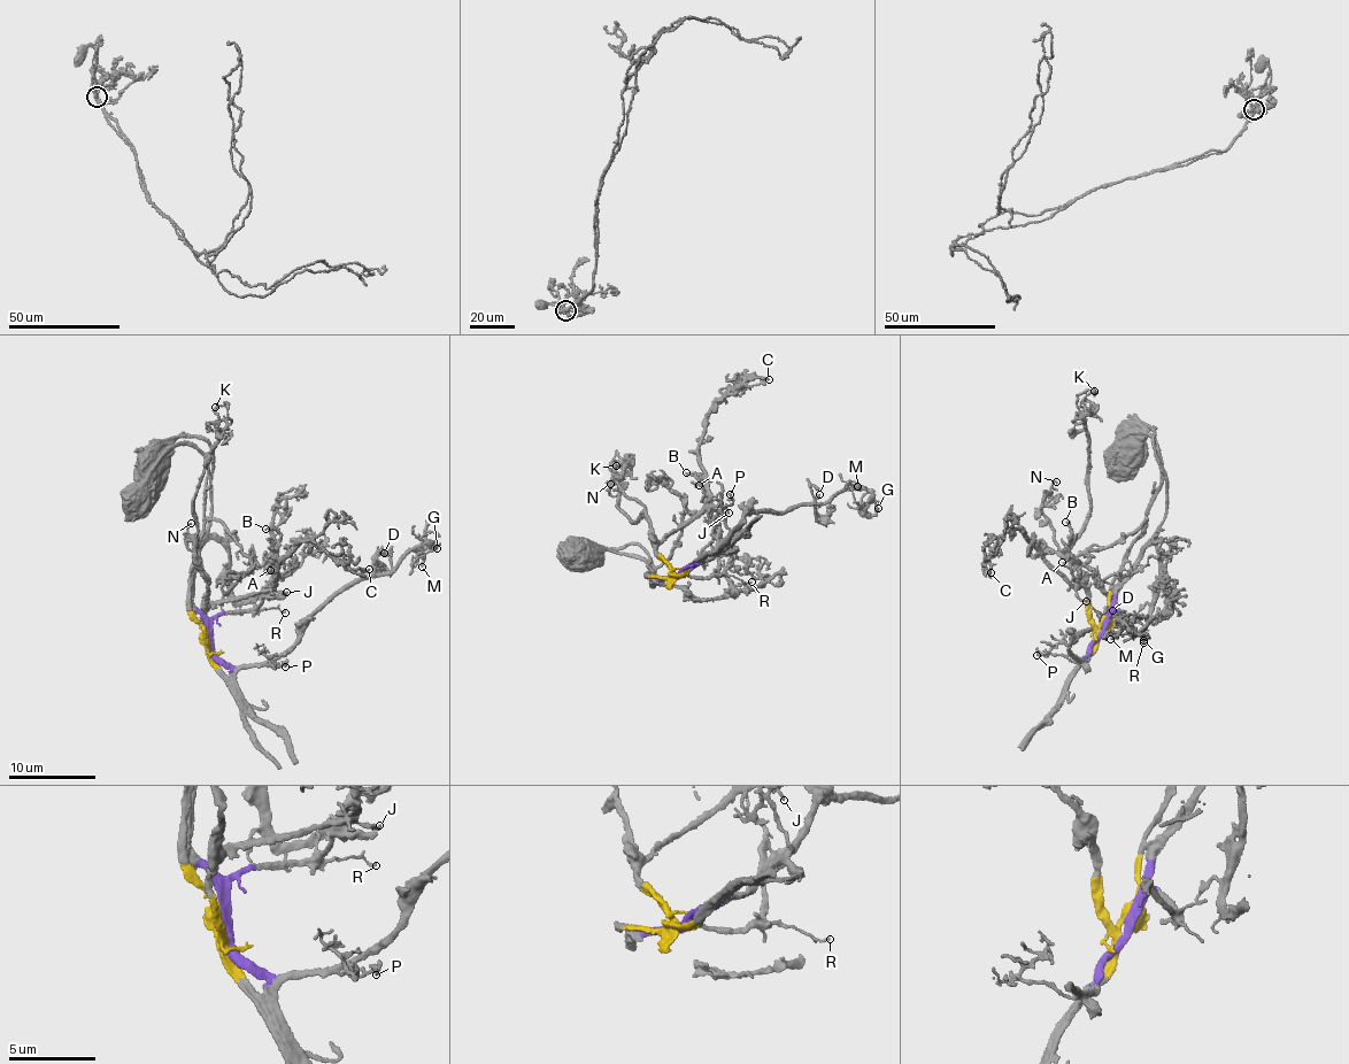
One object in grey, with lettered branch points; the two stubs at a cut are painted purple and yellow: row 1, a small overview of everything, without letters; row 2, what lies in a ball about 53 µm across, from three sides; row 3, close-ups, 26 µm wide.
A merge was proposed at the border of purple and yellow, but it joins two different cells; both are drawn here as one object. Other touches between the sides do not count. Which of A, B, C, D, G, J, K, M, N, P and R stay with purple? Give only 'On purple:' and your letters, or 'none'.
On purple: A, B, D, G, M, P, R

